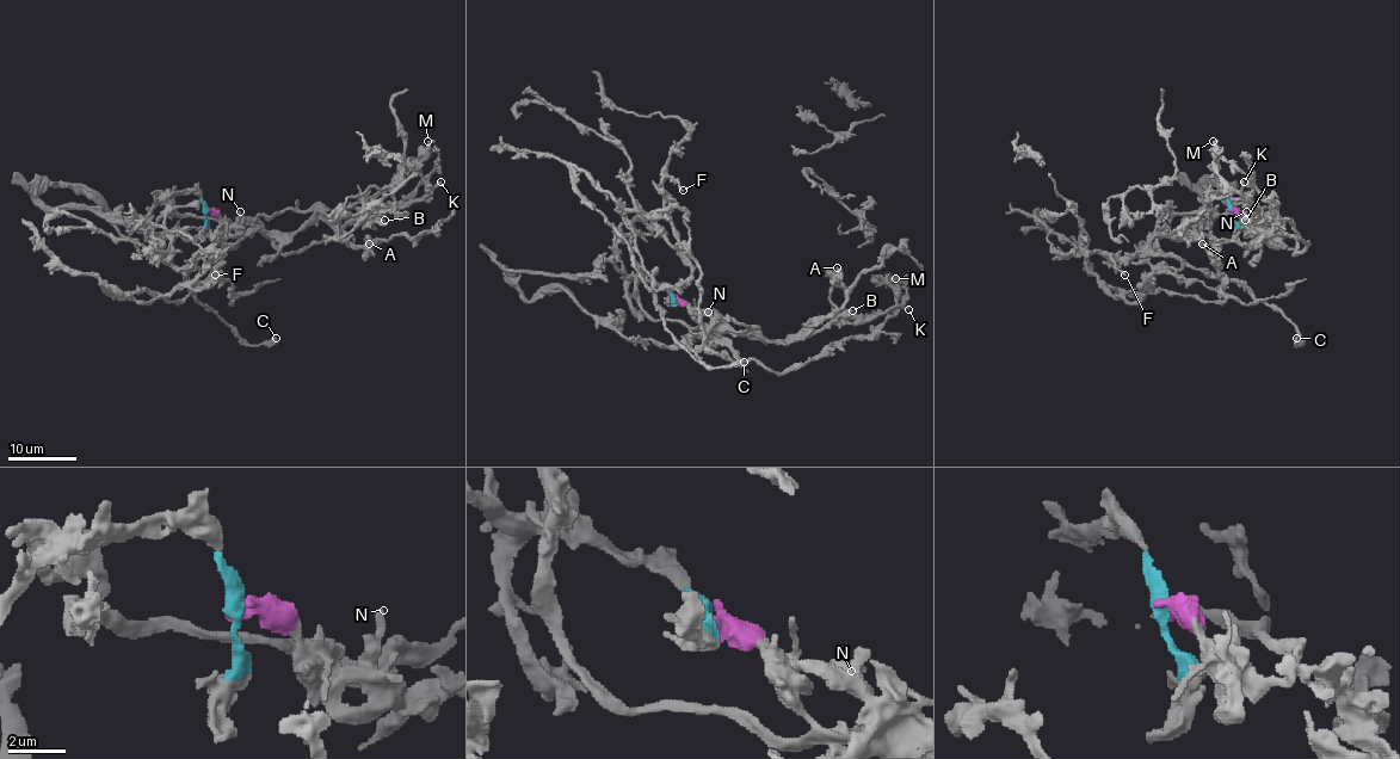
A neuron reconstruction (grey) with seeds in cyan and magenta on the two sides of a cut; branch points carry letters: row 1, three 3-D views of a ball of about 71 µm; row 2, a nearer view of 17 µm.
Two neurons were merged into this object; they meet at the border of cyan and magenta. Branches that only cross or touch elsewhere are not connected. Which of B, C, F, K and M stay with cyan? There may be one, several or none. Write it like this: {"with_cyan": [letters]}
{"with_cyan": ["C"]}

